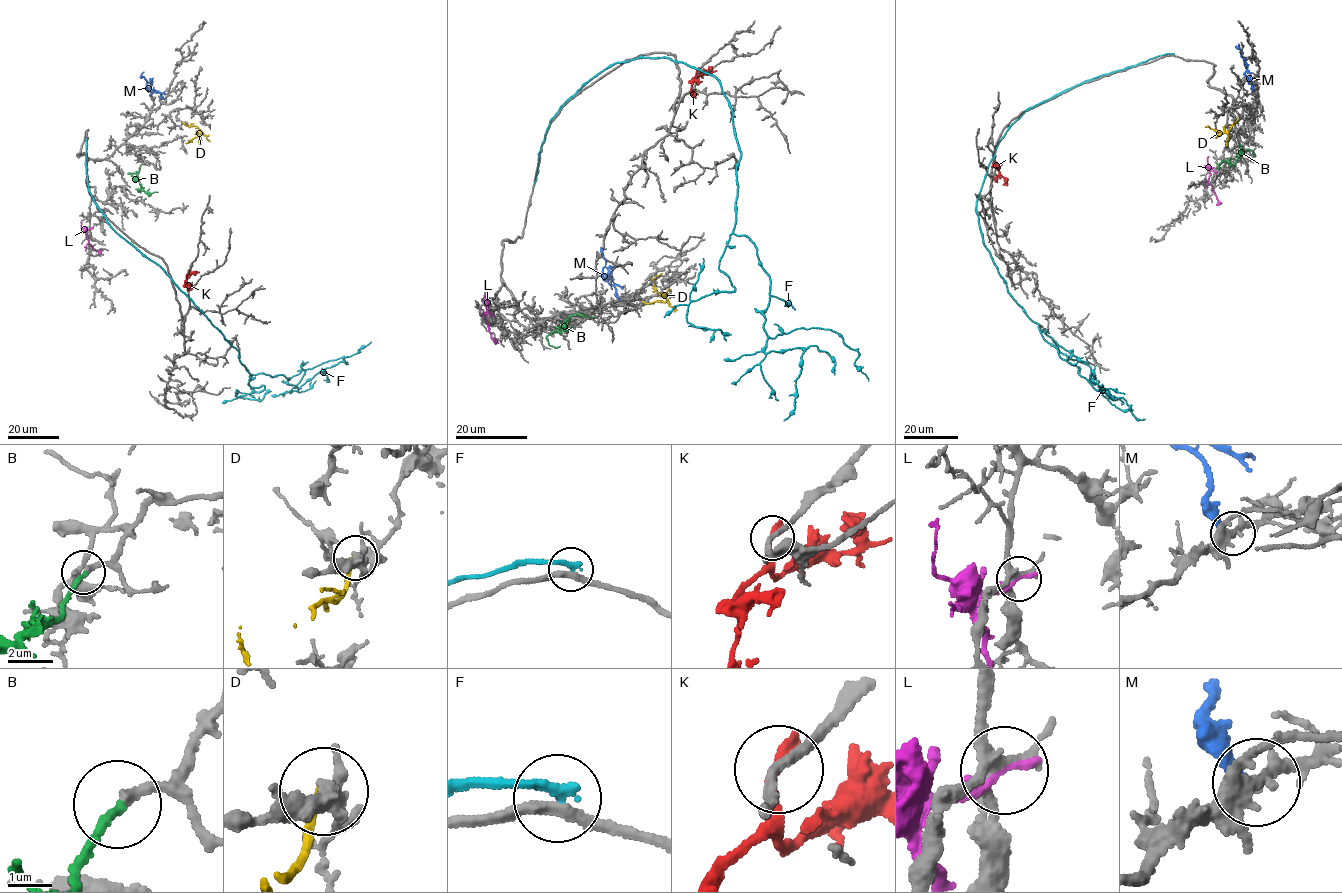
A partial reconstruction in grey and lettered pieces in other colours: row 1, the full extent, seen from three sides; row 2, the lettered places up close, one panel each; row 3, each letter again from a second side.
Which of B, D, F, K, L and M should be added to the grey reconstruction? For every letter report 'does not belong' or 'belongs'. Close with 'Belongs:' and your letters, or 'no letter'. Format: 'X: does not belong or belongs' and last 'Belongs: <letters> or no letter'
B: belongs
D: does not belong
F: does not belong
K: does not belong
L: does not belong
M: does not belong
Belongs: B

